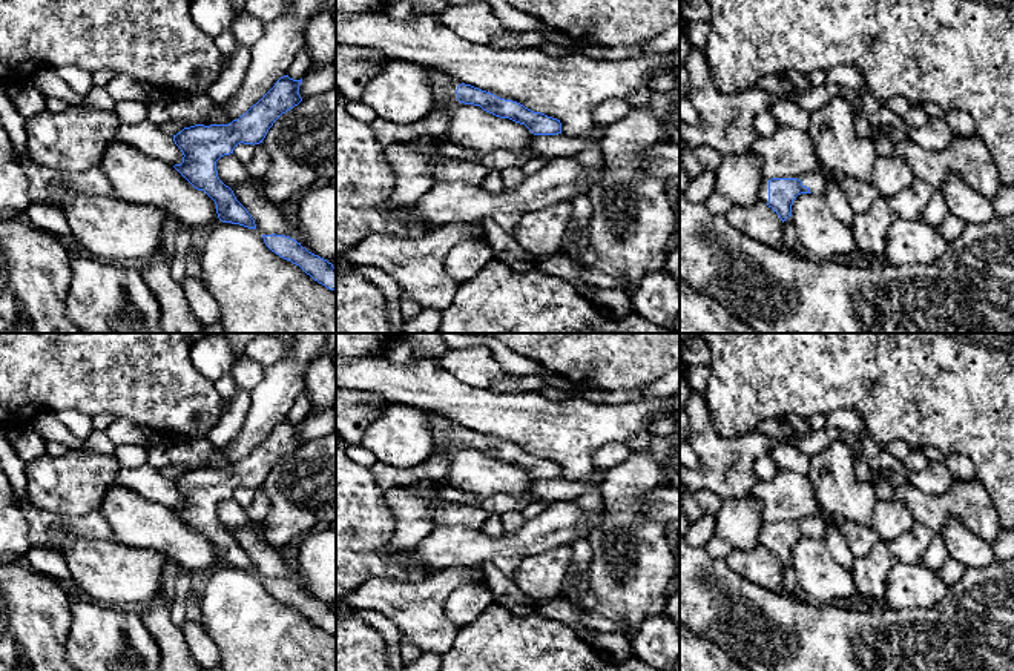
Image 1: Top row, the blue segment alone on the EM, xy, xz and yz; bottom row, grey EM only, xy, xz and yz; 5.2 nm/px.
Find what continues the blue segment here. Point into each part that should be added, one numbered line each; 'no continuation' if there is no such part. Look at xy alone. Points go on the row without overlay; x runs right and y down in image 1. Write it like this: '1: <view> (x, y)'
no continuation

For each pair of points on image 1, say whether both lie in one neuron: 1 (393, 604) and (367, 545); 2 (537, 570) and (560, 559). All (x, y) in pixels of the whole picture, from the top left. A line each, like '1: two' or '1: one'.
1: two
2: one

